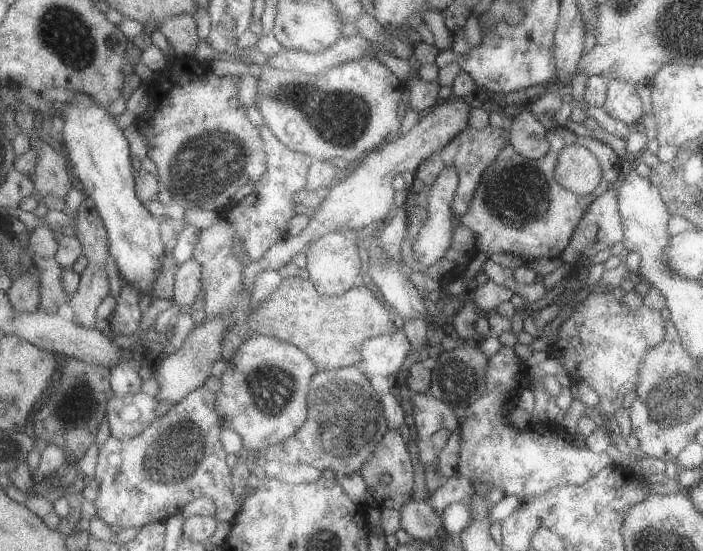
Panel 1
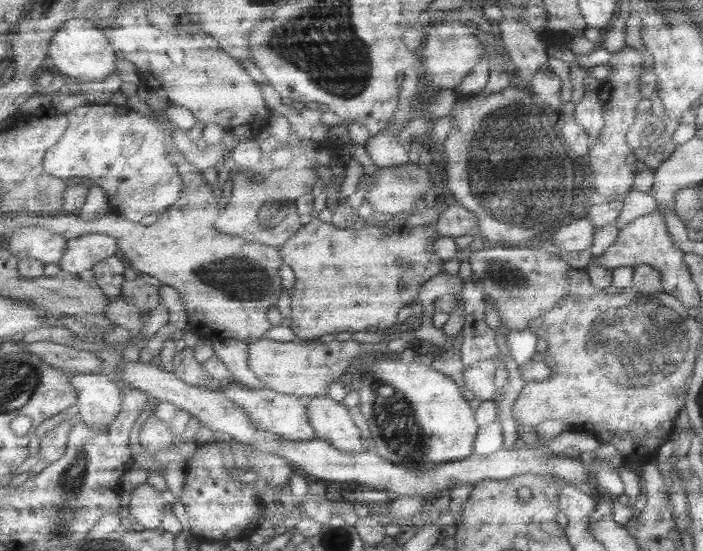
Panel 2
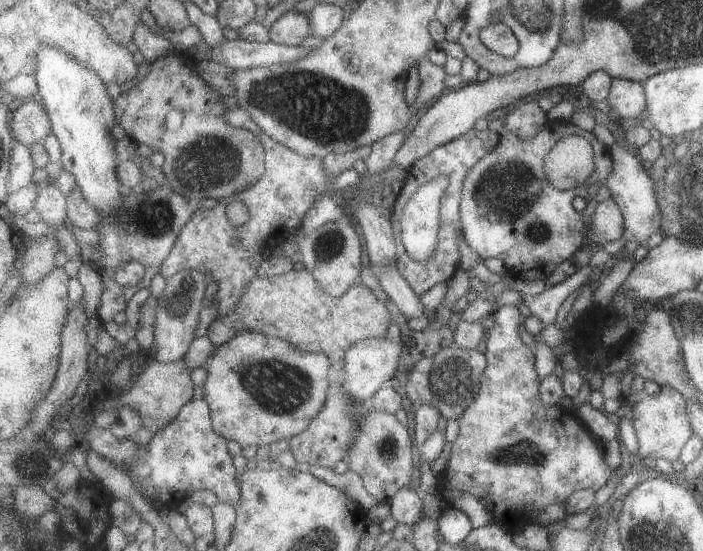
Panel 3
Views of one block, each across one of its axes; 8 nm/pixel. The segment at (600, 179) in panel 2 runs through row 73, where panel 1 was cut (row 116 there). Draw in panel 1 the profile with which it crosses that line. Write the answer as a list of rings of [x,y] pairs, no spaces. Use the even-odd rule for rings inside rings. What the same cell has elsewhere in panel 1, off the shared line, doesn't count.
[[[613,80],[609,84],[609,96],[603,110],[615,120],[623,120],[629,128],[639,126],[645,118],[635,82]]]

